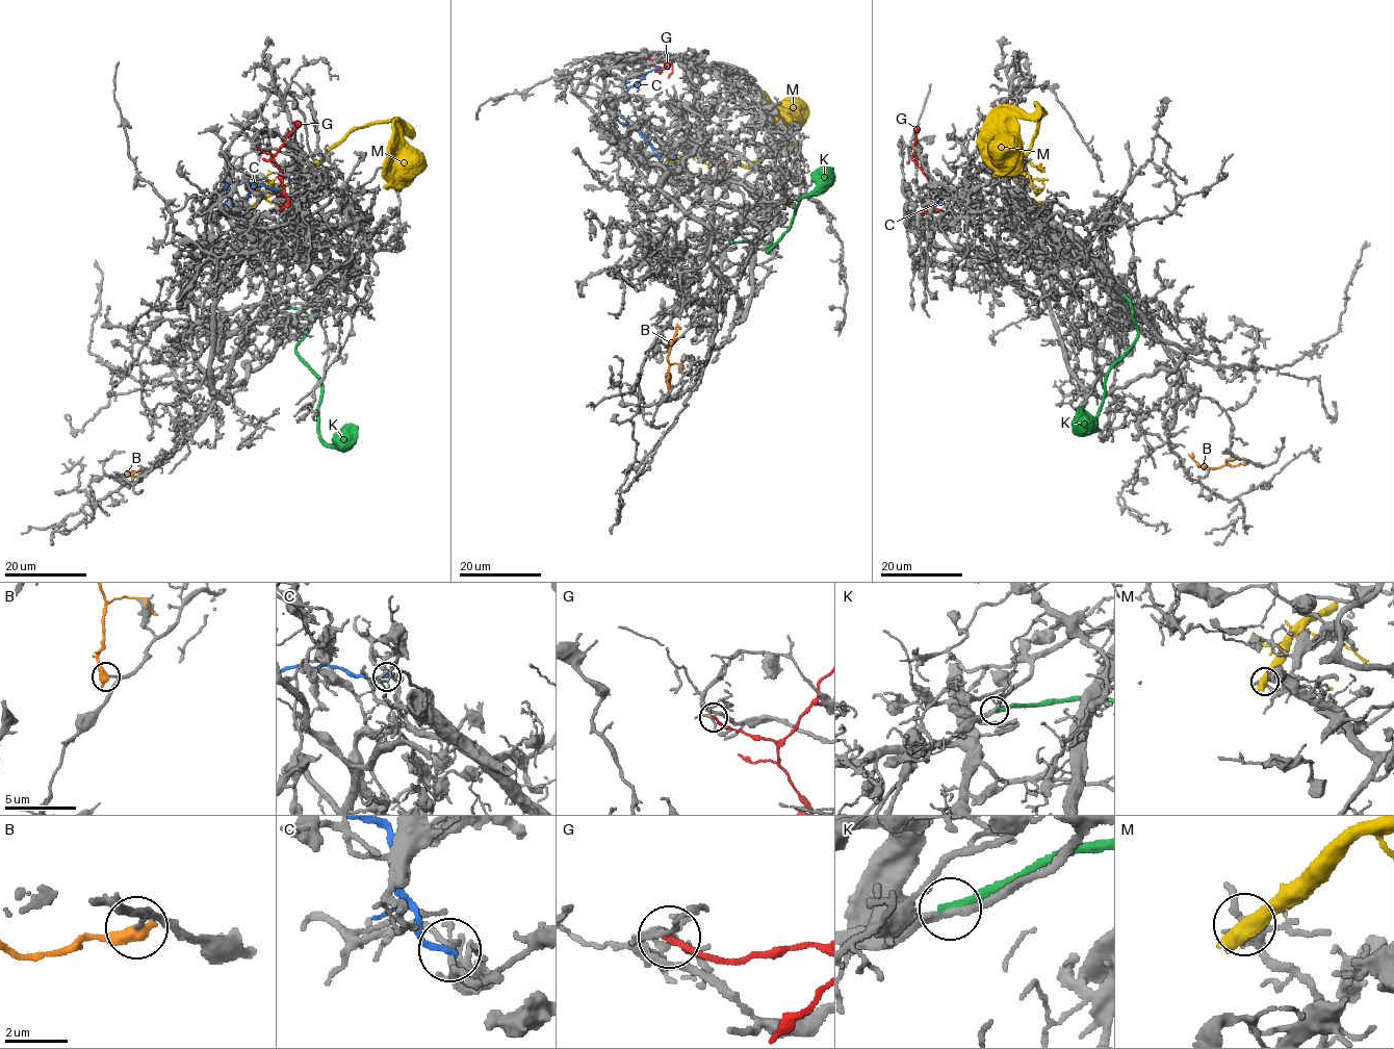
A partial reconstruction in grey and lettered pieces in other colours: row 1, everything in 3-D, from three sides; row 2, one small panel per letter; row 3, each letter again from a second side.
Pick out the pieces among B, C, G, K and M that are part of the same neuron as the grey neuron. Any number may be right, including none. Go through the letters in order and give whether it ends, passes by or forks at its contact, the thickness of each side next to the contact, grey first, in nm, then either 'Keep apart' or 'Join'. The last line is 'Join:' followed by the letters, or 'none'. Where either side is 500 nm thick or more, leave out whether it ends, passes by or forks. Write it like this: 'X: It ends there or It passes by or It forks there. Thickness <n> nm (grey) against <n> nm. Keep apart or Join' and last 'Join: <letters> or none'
B: Thickness 90 nm (grey) against 500 nm. Keep apart
C: It ends there. Thickness 160 nm (grey) against 200 nm. Keep apart
G: It ends there. Thickness 120 nm (grey) against 200 nm. Keep apart
K: It ends there. Thickness 240 nm (grey) against 300 nm. Keep apart
M: Thickness 180 nm (grey) against 700 nm. Keep apart
Join: none

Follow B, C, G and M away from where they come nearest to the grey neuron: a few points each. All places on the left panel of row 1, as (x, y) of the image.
B: (128, 472), (145, 474), (157, 460)
C: (258, 223), (255, 219), (248, 219), (238, 212), (223, 185), (249, 182), (277, 190)
G: (255, 148), (272, 154), (282, 175), (288, 202), (285, 206), (280, 204)
M: (248, 209), (318, 163), (351, 132), (372, 123), (404, 123), (410, 128), (402, 132), (401, 165), (383, 187)

